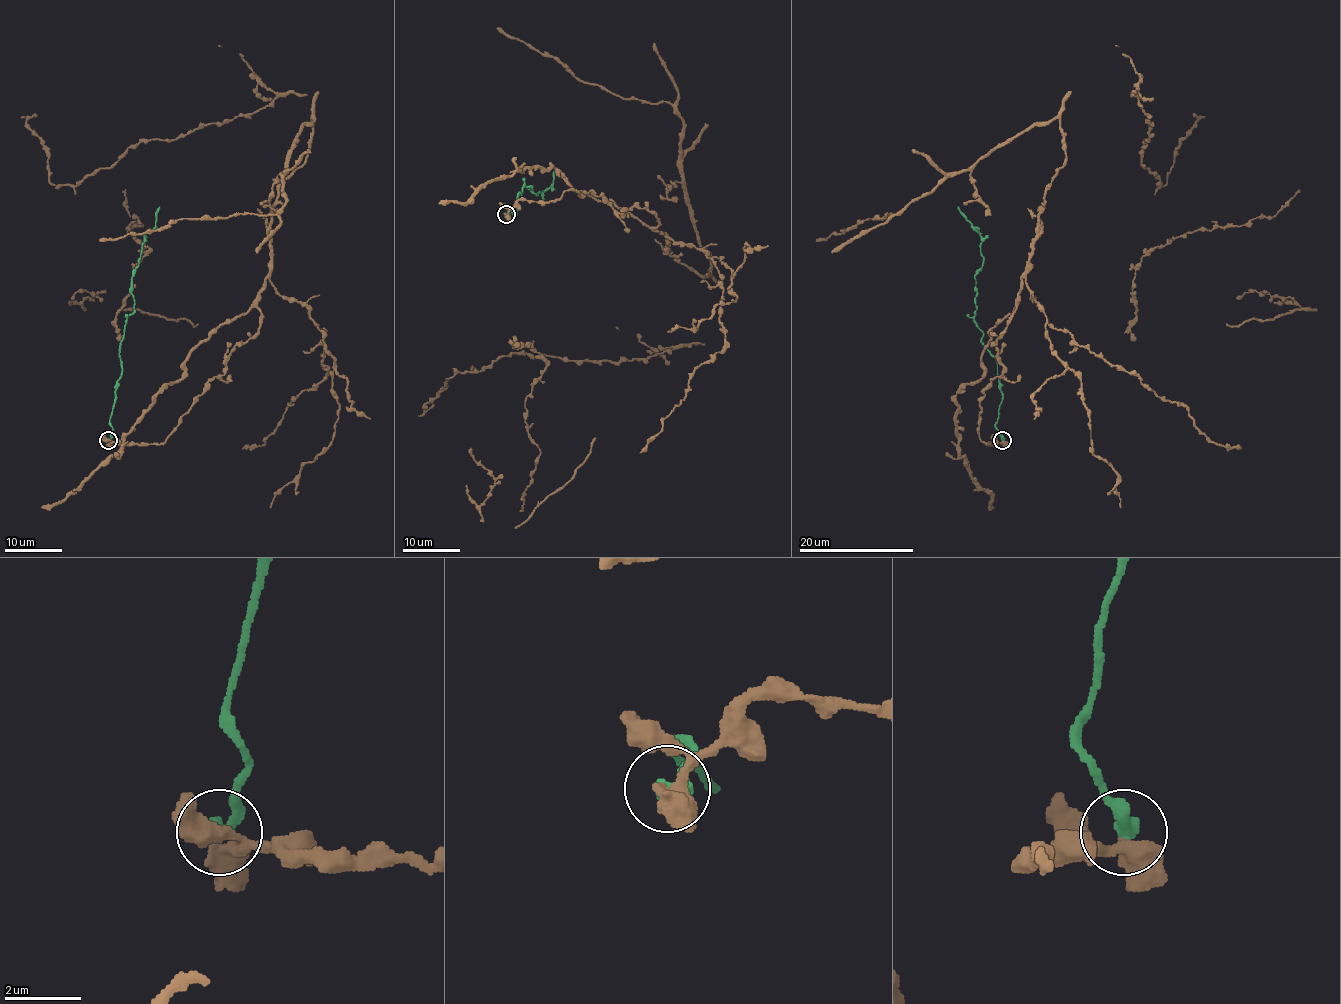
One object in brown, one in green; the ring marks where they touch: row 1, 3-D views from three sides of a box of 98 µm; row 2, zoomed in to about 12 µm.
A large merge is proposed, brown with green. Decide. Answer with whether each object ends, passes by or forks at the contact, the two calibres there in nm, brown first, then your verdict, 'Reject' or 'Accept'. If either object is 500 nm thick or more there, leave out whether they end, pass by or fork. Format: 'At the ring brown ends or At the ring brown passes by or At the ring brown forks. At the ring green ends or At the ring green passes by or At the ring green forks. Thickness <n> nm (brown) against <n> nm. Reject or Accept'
At the ring brown passes by. At the ring green ends. Thickness 400 nm (brown) against 400 nm. Reject

